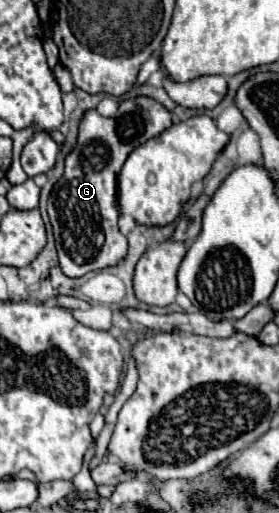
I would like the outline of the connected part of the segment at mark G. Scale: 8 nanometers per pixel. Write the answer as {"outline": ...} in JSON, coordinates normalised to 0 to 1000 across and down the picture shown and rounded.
{"outline":[[[520,187],[441,195],[405,230],[369,230],[348,214],[312,214],[297,222],[276,281],[233,308],[233,335],[190,363],[168,402],[211,515],[240,538],[283,542],[312,530],[412,519],[448,503],[455,464],[419,441],[419,339],[470,292],[556,261],[577,261],[613,242],[613,218],[563,195]]]}

